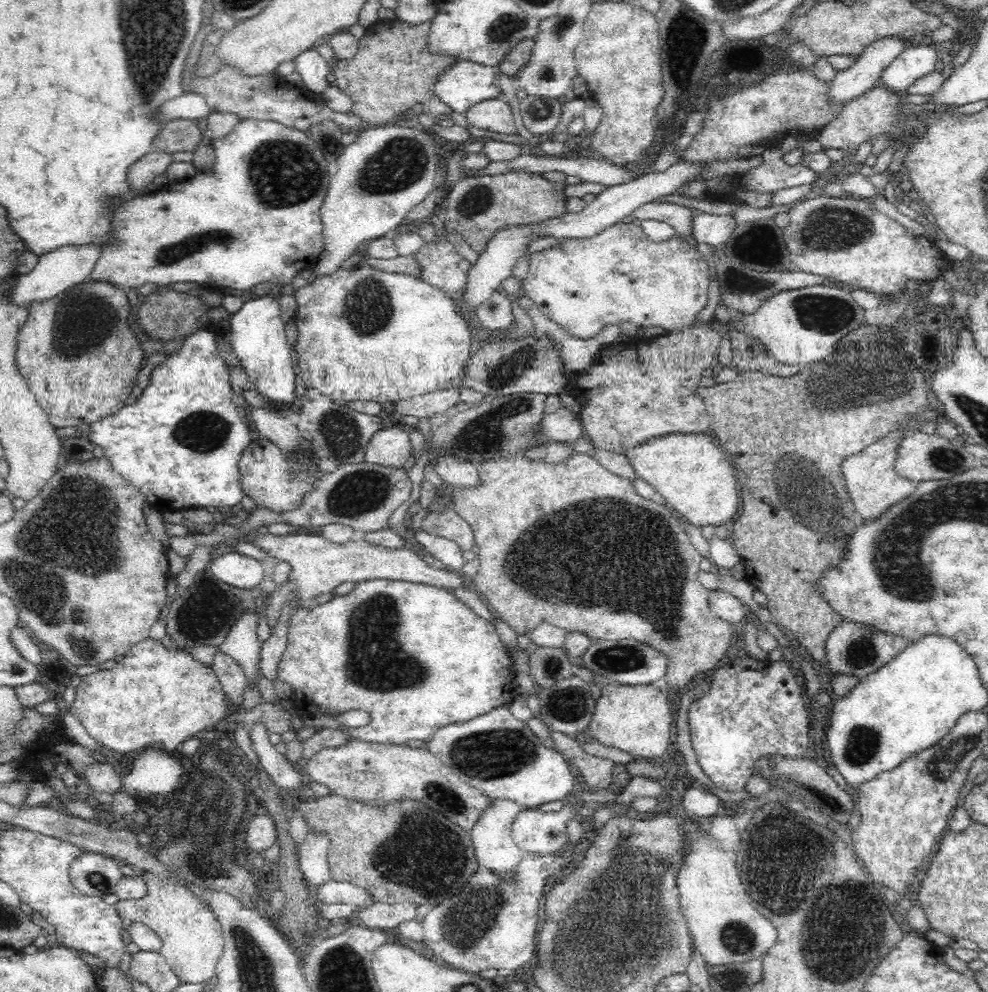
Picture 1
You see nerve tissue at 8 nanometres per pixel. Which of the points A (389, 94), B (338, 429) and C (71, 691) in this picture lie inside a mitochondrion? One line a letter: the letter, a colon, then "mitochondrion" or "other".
A: other
B: mitochondrion
C: other

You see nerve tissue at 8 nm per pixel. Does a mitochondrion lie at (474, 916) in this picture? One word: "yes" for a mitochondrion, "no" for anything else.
yes

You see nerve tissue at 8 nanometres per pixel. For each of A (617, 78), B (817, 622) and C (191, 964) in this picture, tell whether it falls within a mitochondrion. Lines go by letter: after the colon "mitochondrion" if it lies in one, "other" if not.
A: other
B: mitochondrion
C: other

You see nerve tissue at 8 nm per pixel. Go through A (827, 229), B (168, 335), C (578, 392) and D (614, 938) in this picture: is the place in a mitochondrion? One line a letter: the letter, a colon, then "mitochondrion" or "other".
A: mitochondrion
B: other
C: other
D: mitochondrion

